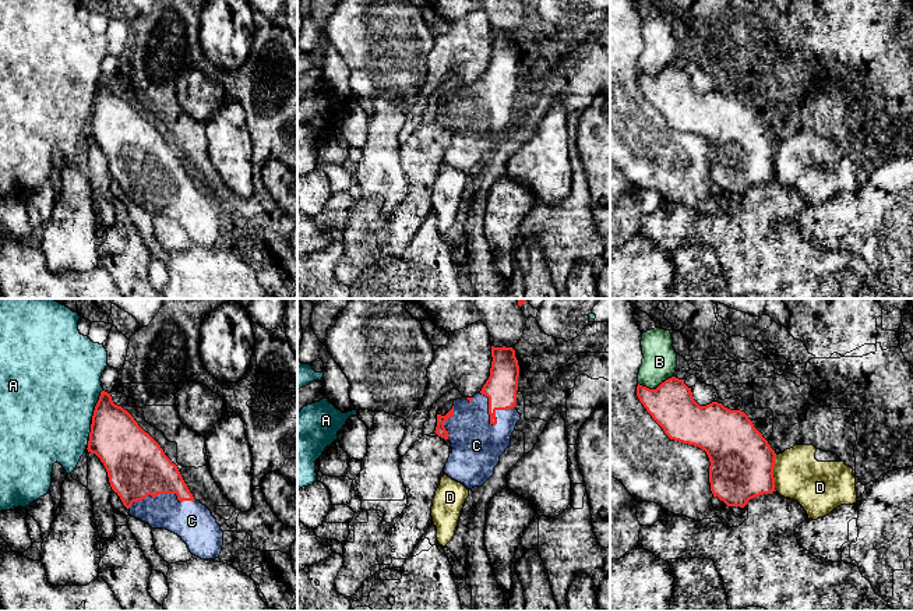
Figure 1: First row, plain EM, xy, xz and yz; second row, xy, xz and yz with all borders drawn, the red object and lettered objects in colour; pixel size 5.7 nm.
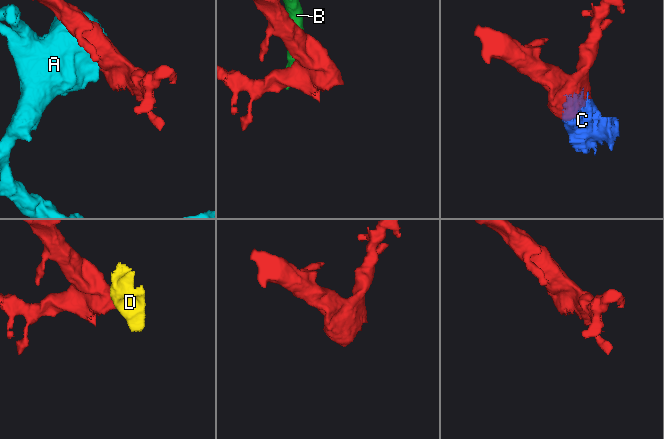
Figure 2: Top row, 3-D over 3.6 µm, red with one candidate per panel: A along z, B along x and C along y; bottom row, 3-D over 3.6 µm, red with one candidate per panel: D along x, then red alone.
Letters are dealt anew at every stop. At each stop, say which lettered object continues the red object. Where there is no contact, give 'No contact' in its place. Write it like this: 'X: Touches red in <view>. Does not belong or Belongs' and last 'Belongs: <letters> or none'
A: Touches red in xy. Does not belong
B: Touches red in yz. Does not belong
C: Touches red in xz. Belongs
D: Touches red in yz. Does not belong
Belongs: C

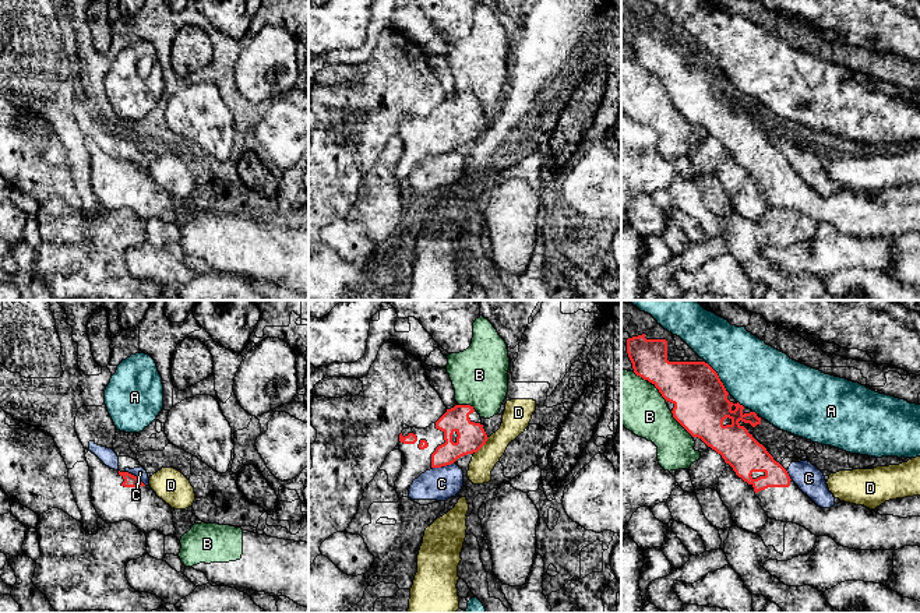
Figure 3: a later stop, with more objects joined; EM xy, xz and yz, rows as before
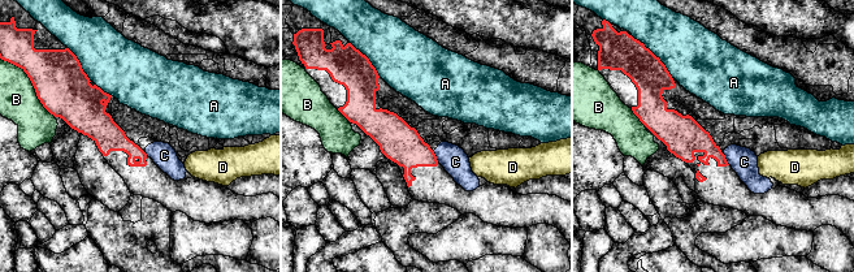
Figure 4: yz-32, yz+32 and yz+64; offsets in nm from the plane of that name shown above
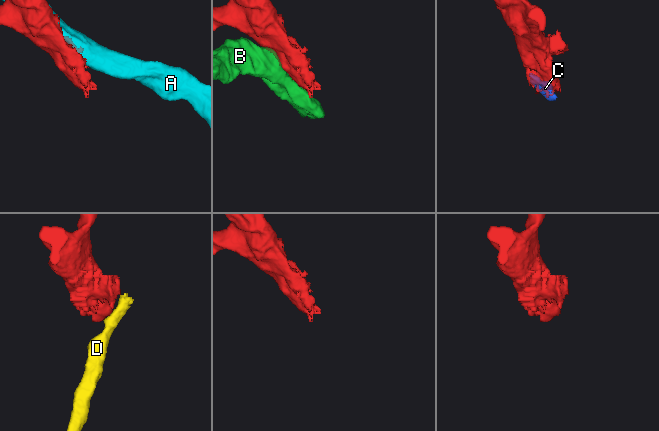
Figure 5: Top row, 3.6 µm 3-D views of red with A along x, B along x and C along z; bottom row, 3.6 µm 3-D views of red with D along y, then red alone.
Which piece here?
A: Touches red in yz. Does not belong
B: Touches red in yz. Does not belong
C: Touches red in xz. Does not belong
D: Touches red in xz. Does not belong
Belongs: none

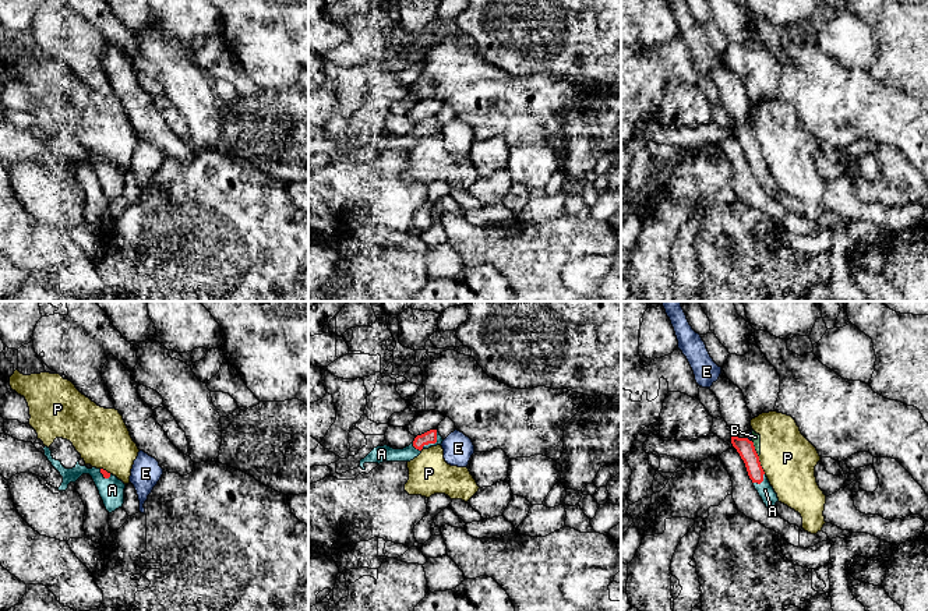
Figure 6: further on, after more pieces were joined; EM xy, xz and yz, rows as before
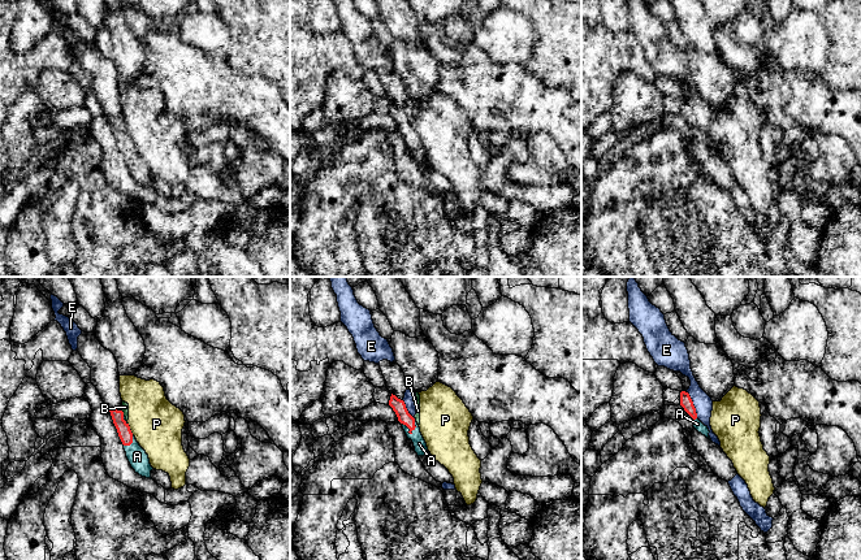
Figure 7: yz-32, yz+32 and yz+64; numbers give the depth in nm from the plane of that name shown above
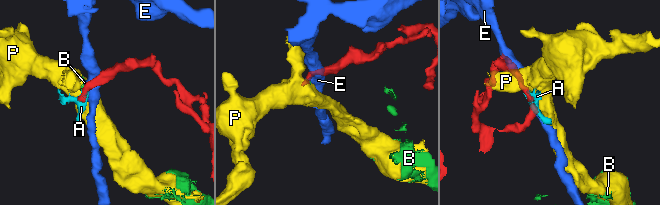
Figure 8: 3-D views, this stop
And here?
A: Touches red in xz. Belongs
B: Touches red in yz. Does not belong
E: Touches red in yz. Does not belong
P: Touches red in yz. Does not belong
Belongs: A

